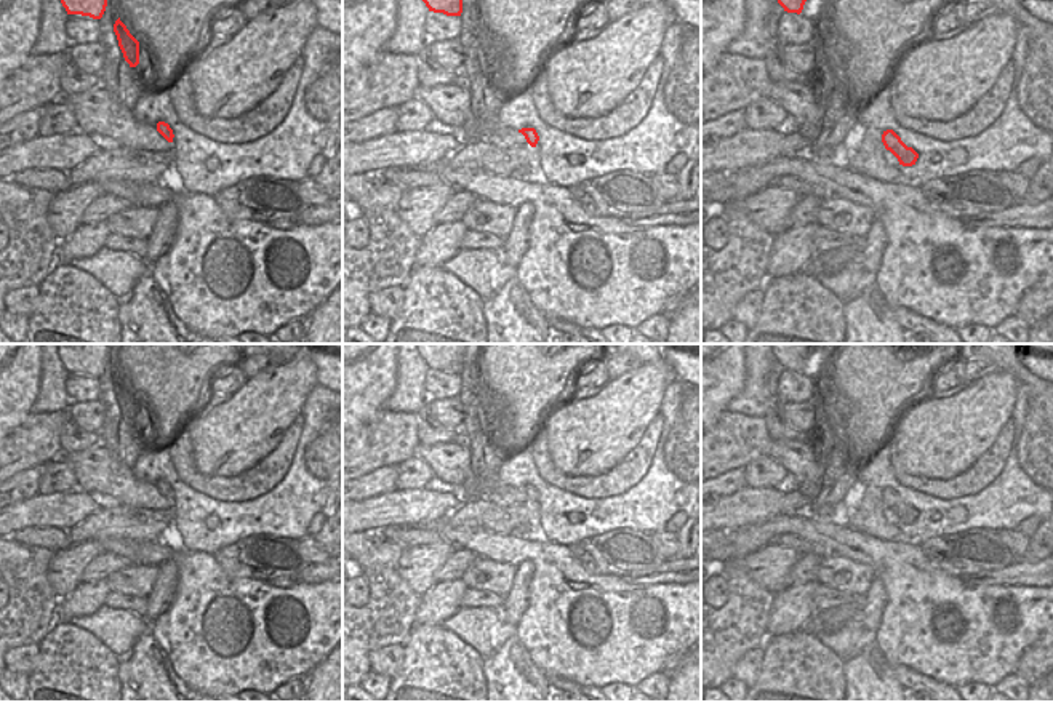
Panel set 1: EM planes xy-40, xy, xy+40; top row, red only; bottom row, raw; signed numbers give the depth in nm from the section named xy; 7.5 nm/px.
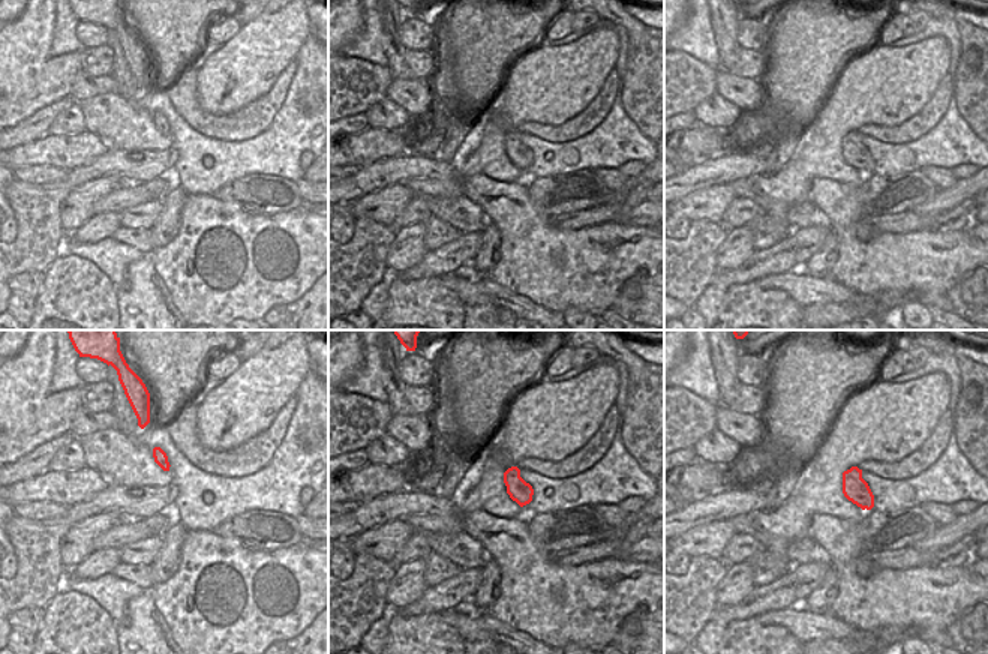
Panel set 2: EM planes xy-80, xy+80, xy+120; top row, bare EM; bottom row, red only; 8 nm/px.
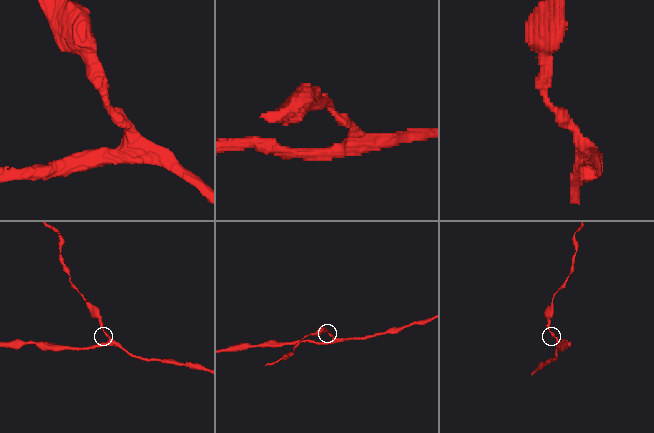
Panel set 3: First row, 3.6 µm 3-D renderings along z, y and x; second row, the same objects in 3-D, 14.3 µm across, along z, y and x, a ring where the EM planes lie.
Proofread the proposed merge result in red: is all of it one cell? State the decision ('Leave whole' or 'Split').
Leave whole.

